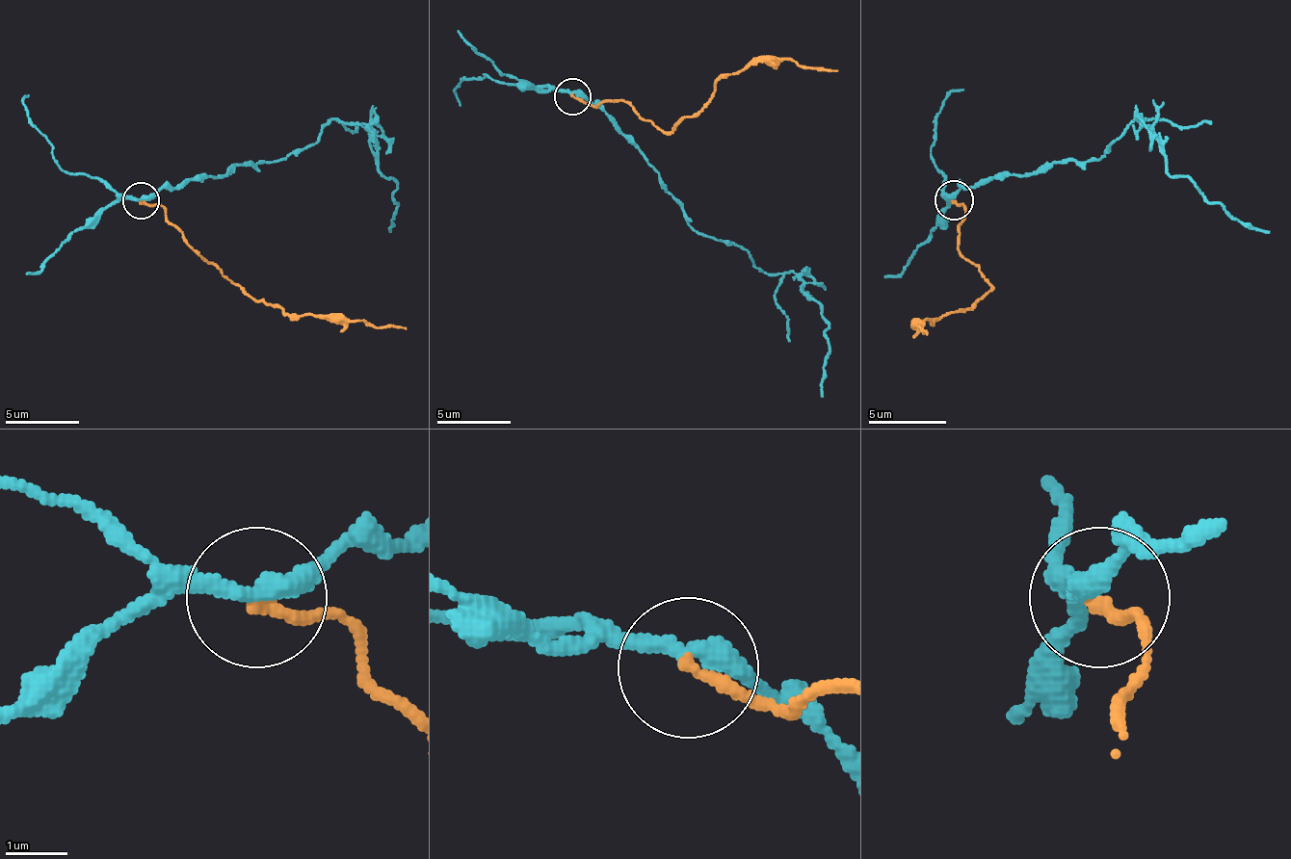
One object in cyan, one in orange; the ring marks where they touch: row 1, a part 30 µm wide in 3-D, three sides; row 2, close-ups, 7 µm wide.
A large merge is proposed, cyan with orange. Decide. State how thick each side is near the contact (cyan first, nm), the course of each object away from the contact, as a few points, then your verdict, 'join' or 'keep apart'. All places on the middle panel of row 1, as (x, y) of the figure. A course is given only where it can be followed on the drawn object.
280 nm thick on the cyan side, 190 nm on the other; cyan runs (573, 97), (599, 108), (691, 226), (739, 245), (765, 274), (791, 274), (802, 285), (828, 322), (824, 396); orange runs (573, 97), (595, 108), (624, 101), (672, 130), (721, 79), (753, 64), (795, 61), (838, 71); keep apart

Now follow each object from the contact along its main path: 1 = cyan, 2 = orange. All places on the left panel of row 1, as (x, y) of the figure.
1: (142, 201), (237, 165), (307, 149), (333, 120), (359, 124), (370, 135), (378, 171), (396, 183), (392, 231)
2: (142, 201), (164, 209), (193, 249), (267, 304), (289, 316), (363, 320), (370, 326), (407, 330)

